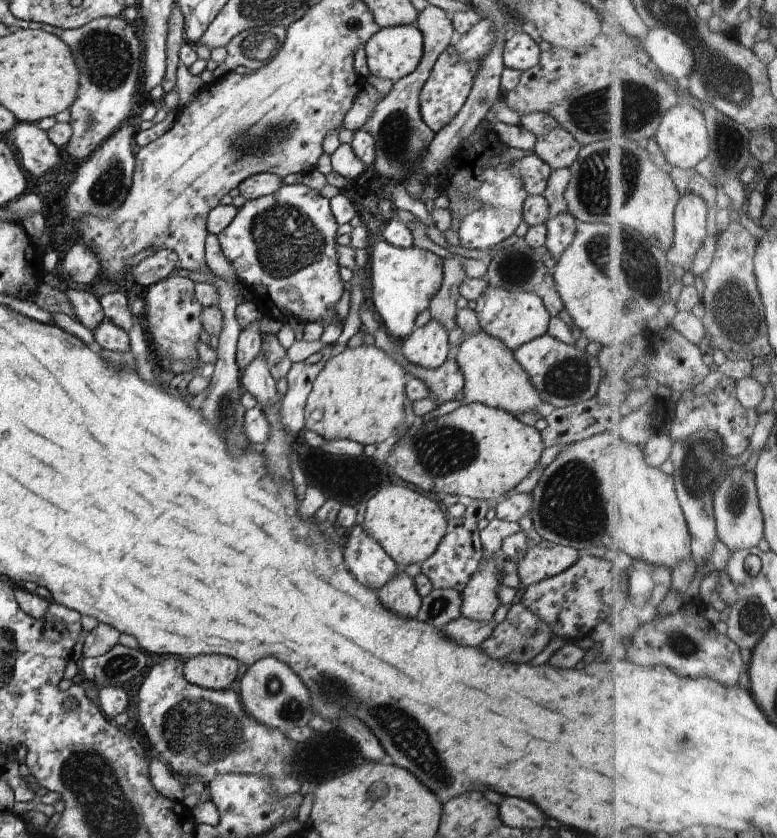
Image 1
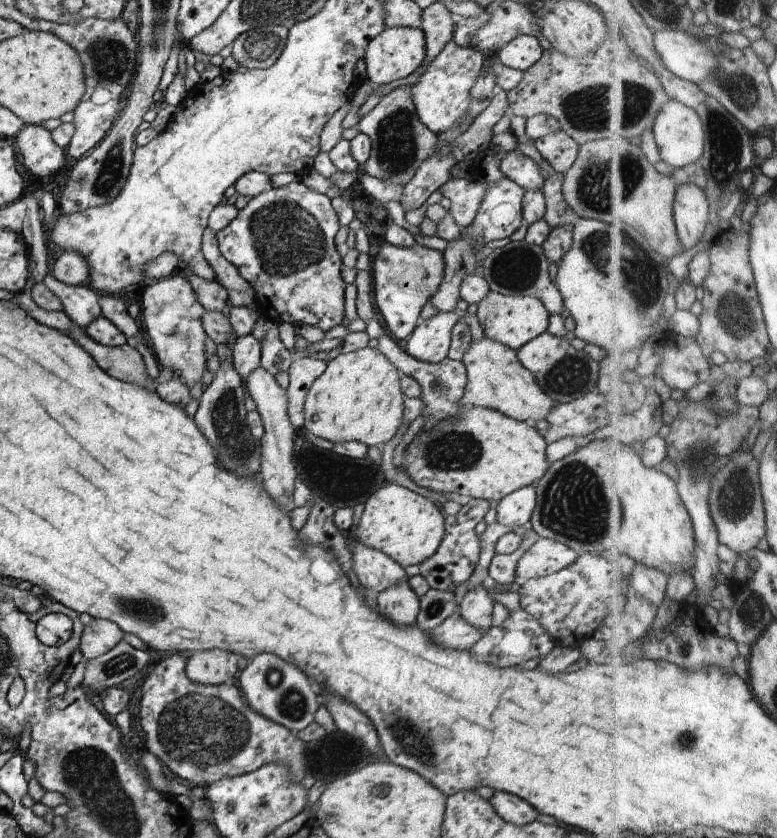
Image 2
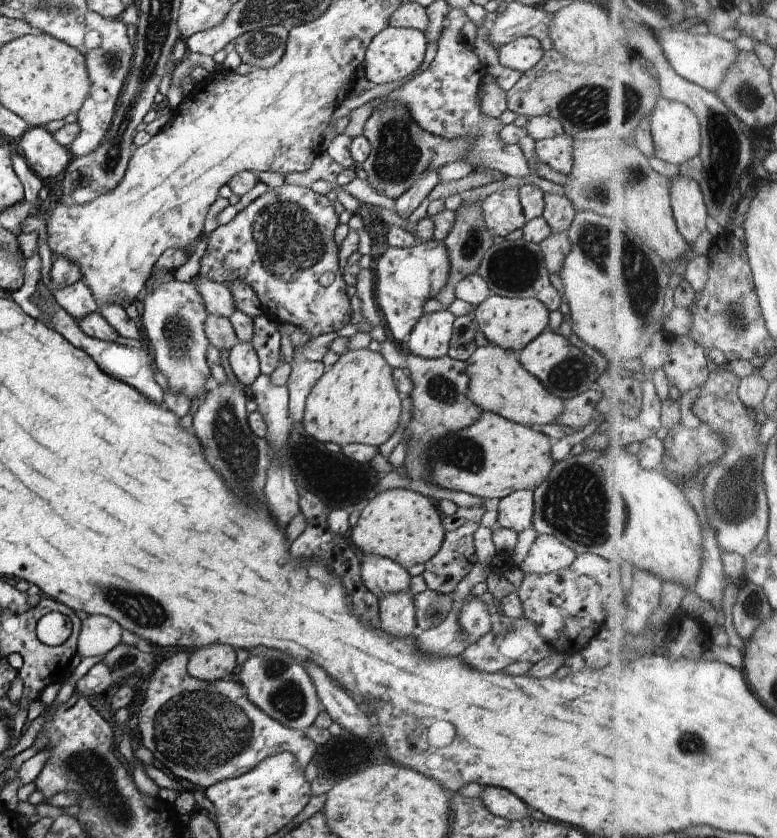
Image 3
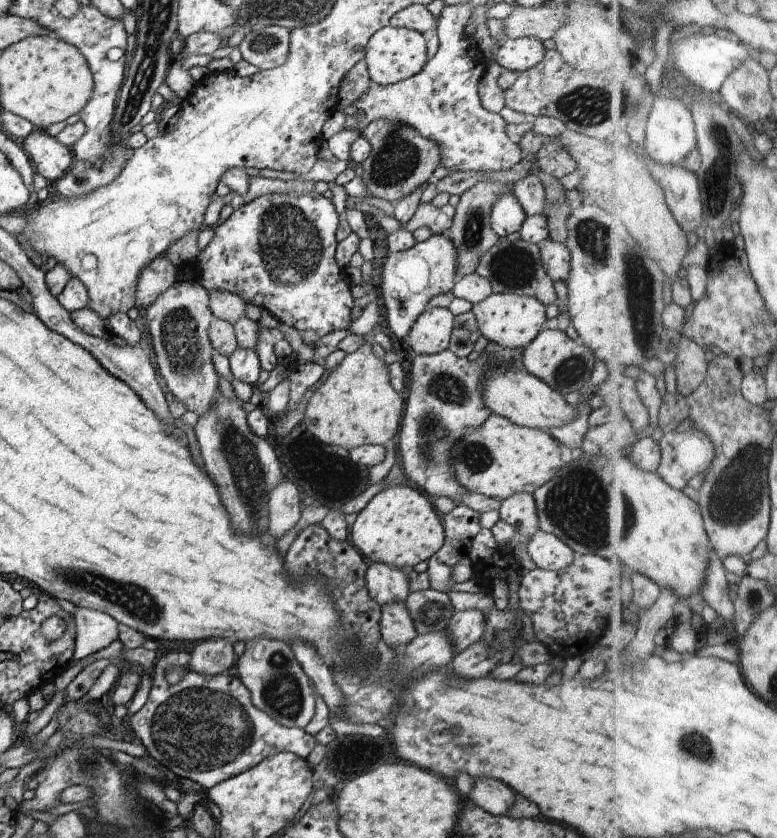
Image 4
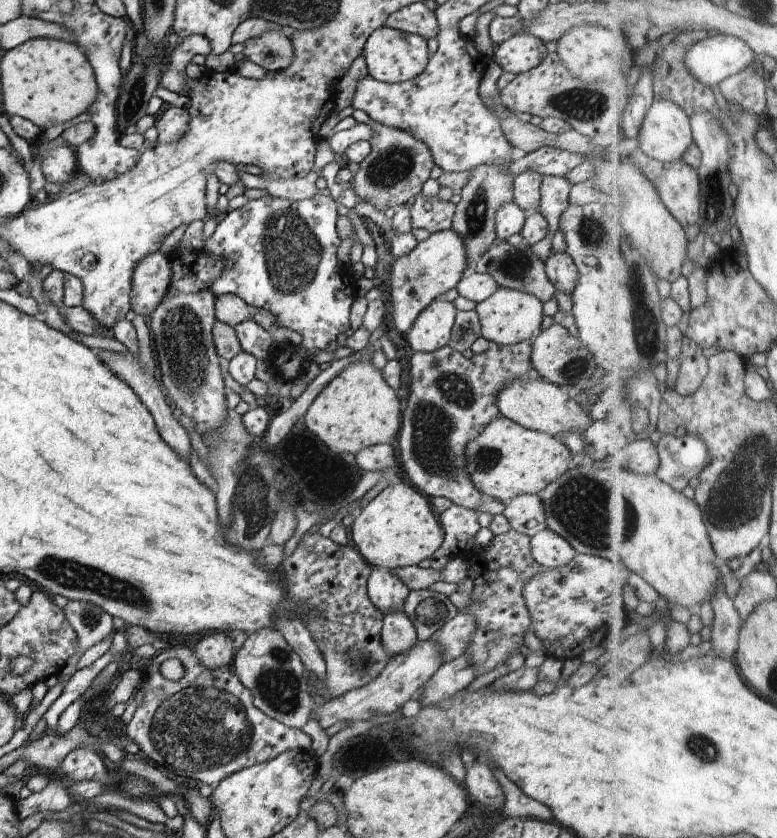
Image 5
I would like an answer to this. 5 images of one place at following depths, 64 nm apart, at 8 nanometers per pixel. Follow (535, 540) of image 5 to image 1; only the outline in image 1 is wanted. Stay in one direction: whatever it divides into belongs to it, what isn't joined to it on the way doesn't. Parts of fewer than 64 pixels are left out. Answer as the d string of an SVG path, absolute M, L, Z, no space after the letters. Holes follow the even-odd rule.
M549 540L529 548L517 562L517 573L523 588L543 578L564 572L581 556L582 552L569 546L562 546Z

